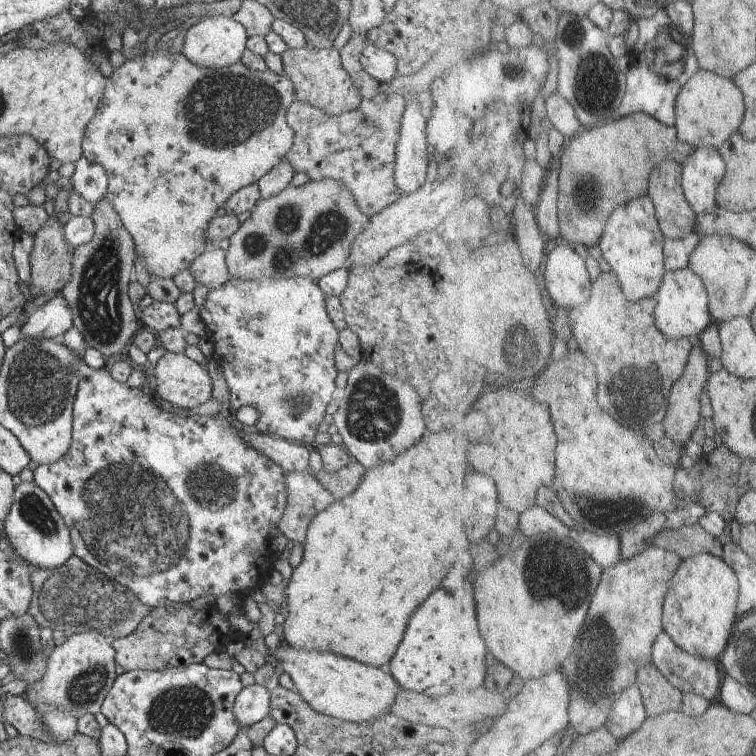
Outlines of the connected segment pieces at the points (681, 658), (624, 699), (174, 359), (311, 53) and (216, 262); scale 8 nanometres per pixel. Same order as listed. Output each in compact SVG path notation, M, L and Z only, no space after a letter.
M664 632L656 642L653 651L653 663L655 663L668 679L686 694L696 692L706 696L713 701L720 701L723 692L724 680L722 680L722 670L718 666L716 659L708 659L699 655L694 655L680 647L677 641L669 634Z
M634 684L623 691L610 714L606 726L618 738L624 740L639 732L648 720L650 720L650 717L643 691Z
M168 351L154 370L156 395L174 407L193 409L211 398L213 383L207 370L184 353Z
M305 46L300 49L287 49L281 55L283 70L295 91L295 99L322 110L326 115L342 115L359 108L363 97L348 72L343 68L341 55L335 47L321 50Z
M218 248L212 252L204 252L194 260L188 270L198 285L203 284L210 290L219 288L229 280L231 273L228 272L226 254L226 251Z

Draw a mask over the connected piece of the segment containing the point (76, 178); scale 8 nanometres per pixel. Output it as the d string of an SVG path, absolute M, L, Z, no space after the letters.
M84 156L75 163L75 167L71 177L74 192L96 206L107 195L108 182L104 168L100 164L90 163Z

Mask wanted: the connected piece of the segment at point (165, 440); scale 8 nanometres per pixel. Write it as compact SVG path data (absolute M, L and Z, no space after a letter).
M81 358L79 386L73 405L73 436L70 449L56 463L40 465L34 470L34 482L52 500L62 521L67 525L73 542L73 552L85 564L103 573L104 577L118 582L128 588L133 596L148 607L164 607L175 603L185 604L190 601L212 594L220 597L223 594L244 592L254 588L256 584L254 572L258 556L264 556L266 539L272 529L279 527L287 504L284 471L266 455L258 453L253 447L247 446L238 434L238 430L221 416L184 417L161 410L149 400L142 388L131 388L125 383L118 383L104 367L98 370L90 368Z

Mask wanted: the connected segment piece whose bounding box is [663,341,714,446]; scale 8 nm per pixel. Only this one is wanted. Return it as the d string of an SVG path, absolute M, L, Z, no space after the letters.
M698 341L695 352L692 354L687 372L684 377L673 388L672 401L669 406L669 416L663 422L666 426L667 435L680 445L688 444L692 439L698 426L703 425L705 415L703 414L703 397L709 389L709 383L714 375L711 366L711 355Z

